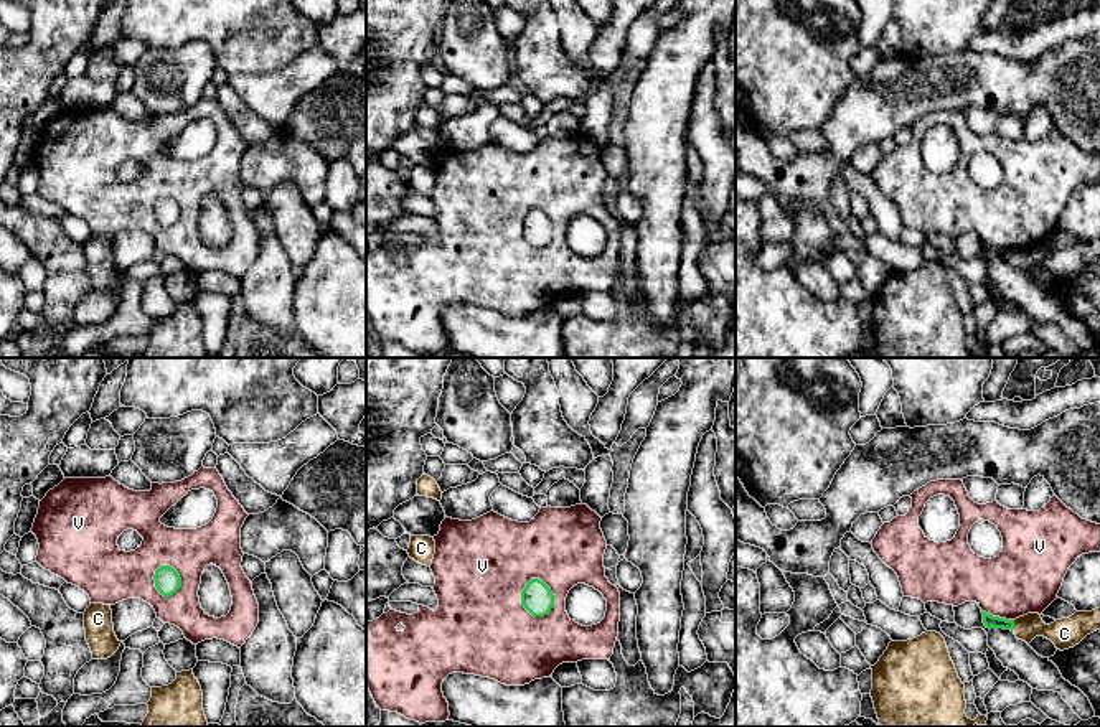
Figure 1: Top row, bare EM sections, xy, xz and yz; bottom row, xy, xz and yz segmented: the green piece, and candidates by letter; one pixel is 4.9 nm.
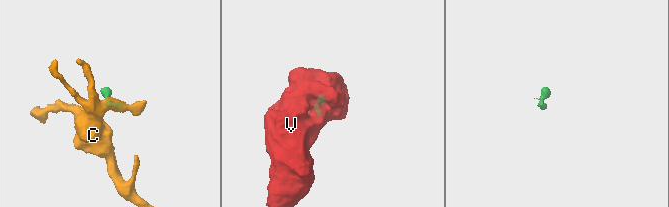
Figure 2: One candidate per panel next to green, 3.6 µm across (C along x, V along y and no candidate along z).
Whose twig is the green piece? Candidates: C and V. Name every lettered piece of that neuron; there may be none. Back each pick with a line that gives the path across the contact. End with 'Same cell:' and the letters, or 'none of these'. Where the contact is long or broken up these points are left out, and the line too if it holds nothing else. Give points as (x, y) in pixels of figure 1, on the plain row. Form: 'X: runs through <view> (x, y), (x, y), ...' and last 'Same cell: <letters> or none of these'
V: runs through xz (536, 228), (540, 225), (551, 225), (551, 193), (561, 177)
Same cell: V

